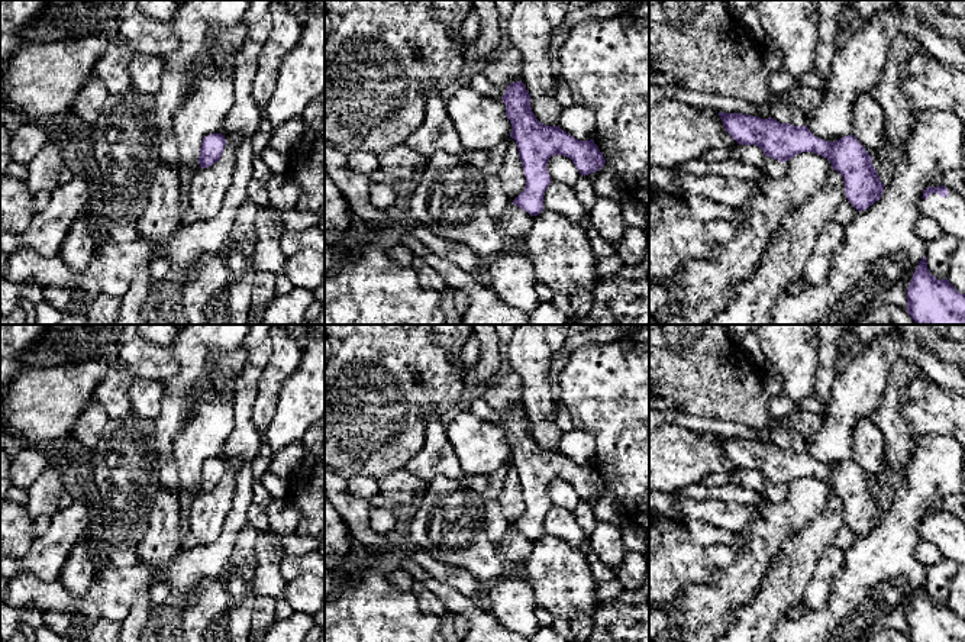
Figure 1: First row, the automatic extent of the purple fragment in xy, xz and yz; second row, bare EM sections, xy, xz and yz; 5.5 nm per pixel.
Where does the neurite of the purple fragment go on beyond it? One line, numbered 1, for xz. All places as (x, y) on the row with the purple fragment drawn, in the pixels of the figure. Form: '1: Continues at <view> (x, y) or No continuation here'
1: No continuation here

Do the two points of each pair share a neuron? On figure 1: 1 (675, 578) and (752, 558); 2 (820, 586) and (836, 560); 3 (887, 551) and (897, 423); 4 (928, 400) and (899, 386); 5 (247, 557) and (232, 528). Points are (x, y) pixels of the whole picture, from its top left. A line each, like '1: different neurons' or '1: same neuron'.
1: different neurons
2: same neuron
3: different neurons
4: different neurons
5: different neurons

